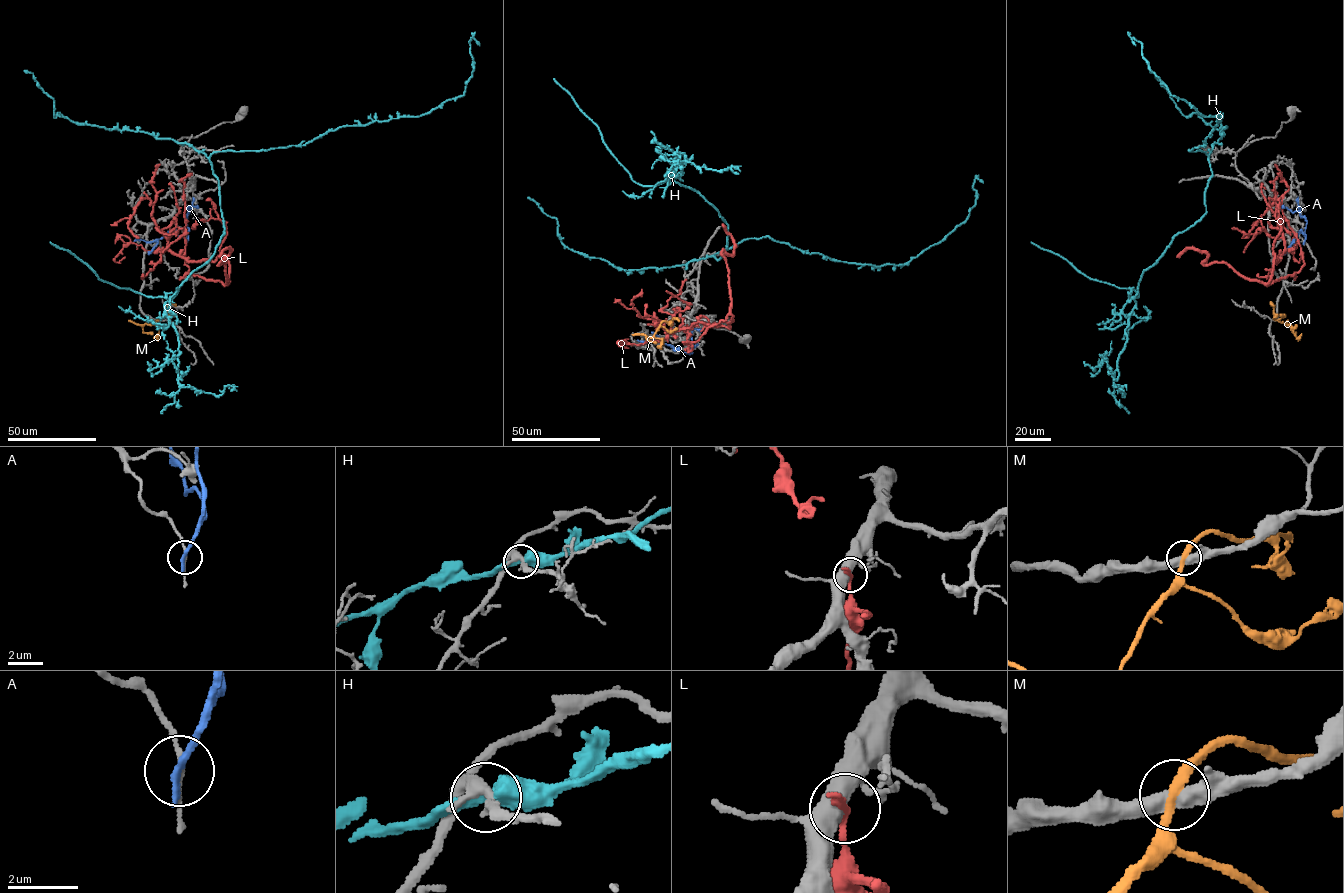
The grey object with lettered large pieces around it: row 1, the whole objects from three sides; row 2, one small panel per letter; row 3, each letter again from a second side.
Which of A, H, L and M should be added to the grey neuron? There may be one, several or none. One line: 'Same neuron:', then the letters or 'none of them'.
Same neuron: none of them

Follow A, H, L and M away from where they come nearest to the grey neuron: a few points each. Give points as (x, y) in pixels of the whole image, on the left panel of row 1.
A: (186, 242), (187, 239), (170, 232), (153, 241), (134, 241)
H: (198, 151), (208, 157), (304, 145), (344, 126), (425, 114), (463, 94), (473, 69), (471, 37), (479, 45)
L: (183, 199), (188, 273), (227, 285), (227, 257), (187, 261), (175, 255), (148, 198), (129, 219), (138, 238)
M: (157, 319), (150, 325), (158, 326), (157, 333)

